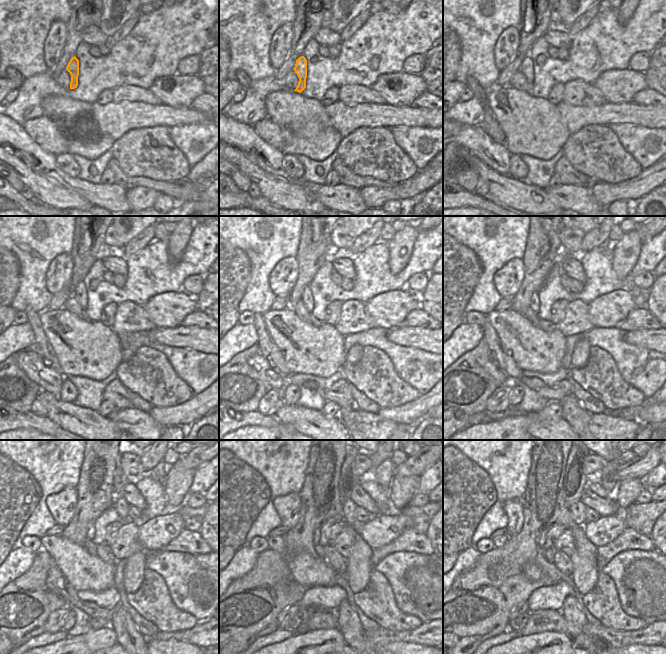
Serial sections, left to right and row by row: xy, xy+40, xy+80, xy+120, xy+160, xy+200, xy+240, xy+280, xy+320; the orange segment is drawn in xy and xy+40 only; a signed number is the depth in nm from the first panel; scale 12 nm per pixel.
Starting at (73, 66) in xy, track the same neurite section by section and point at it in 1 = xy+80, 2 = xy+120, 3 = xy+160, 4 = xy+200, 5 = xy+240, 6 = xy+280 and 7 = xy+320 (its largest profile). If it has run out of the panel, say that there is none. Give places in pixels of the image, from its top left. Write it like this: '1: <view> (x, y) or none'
1: xy+80 (527, 67)
2: xy+120 (80, 293)
3: xy+160 (307, 298)
4: xy+200 (534, 305)
5: xy+240 (91, 528)
6: xy+280 (317, 531)
7: xy+320 (542, 535)

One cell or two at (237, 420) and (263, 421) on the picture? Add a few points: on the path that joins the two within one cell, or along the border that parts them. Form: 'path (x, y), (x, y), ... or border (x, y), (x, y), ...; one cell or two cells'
path (243, 420), (257, 420); one cell

